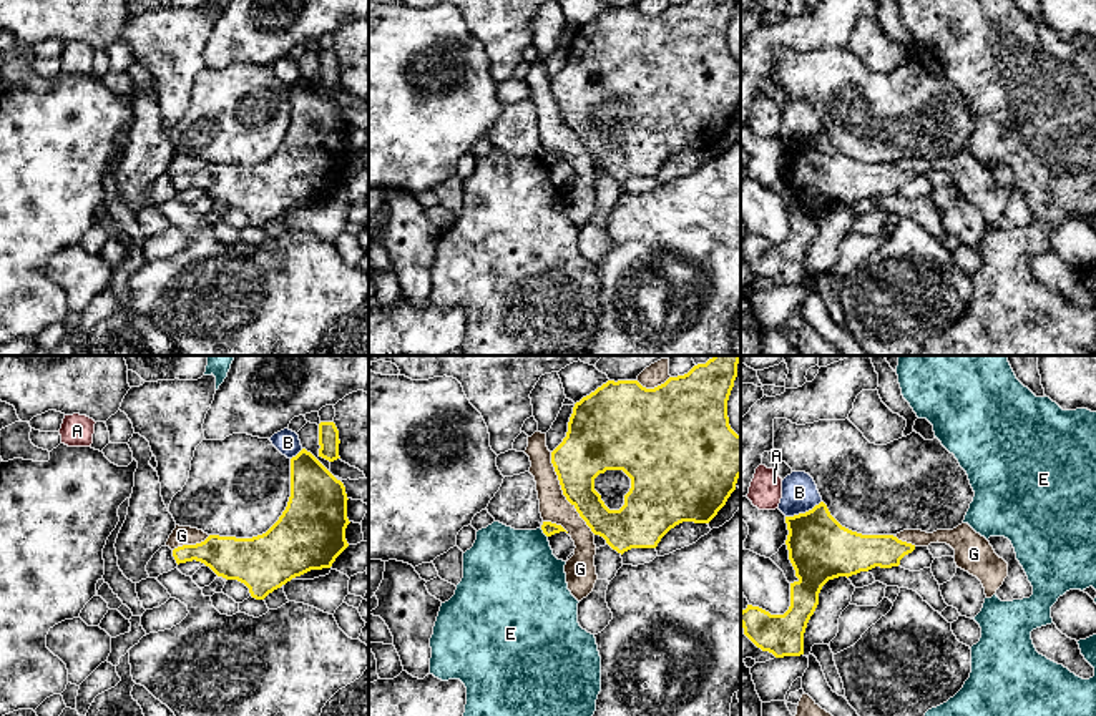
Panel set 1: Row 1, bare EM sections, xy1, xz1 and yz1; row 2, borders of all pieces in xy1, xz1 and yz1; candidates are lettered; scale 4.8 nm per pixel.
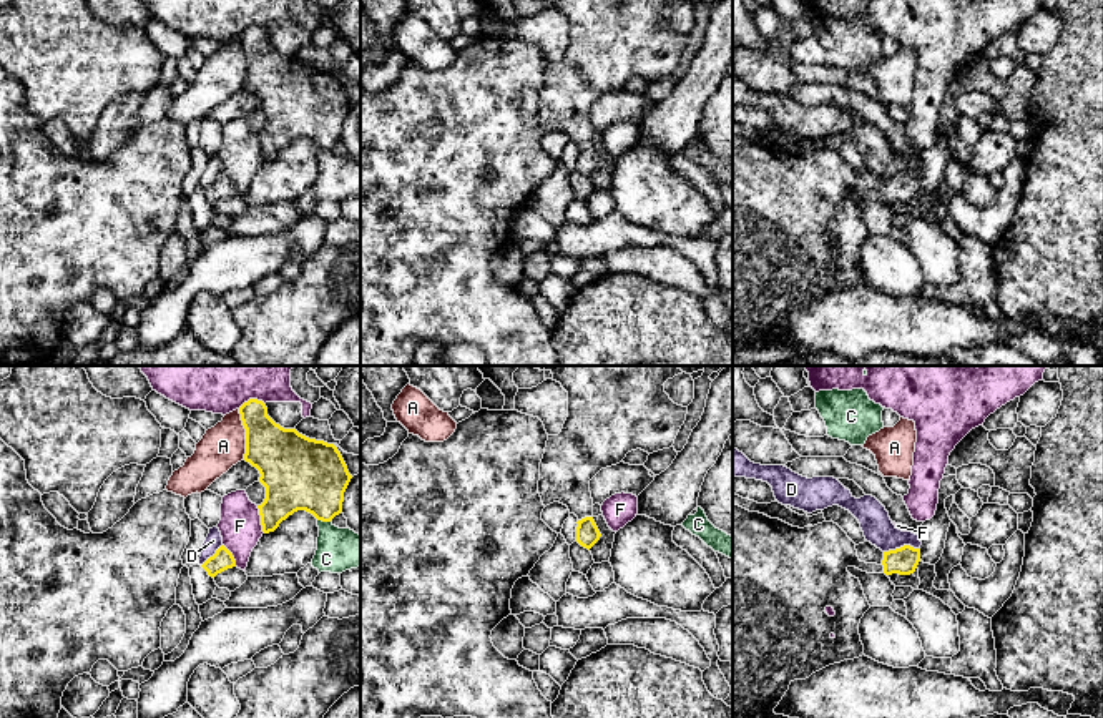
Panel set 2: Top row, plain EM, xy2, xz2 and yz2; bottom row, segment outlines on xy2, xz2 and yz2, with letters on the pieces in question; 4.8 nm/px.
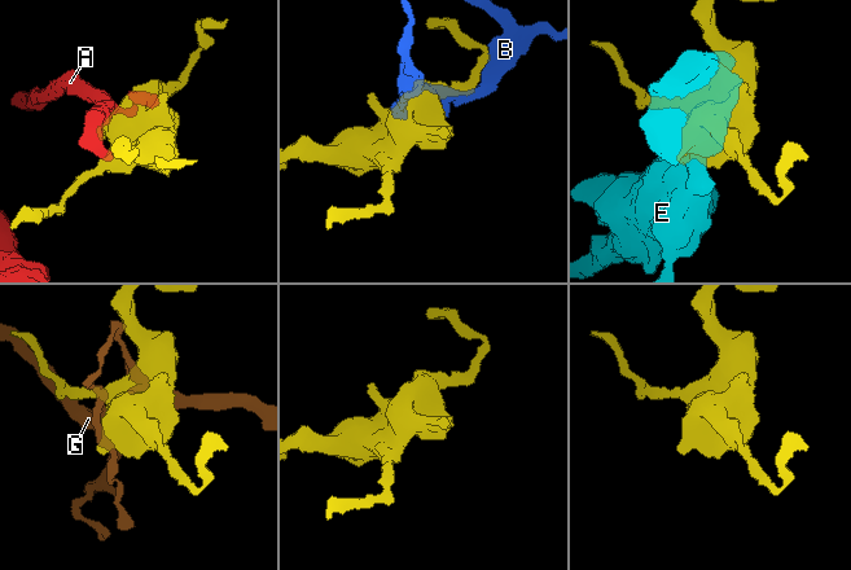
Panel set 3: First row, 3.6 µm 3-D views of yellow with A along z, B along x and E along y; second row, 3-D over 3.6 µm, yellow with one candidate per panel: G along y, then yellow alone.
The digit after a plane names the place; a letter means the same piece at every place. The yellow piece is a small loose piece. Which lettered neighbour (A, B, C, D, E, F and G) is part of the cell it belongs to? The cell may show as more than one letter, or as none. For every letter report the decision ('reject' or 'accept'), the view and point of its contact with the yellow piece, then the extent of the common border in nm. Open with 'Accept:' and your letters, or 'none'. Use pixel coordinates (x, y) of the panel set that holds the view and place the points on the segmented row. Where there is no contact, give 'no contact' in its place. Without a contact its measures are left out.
Accept: none
A: reject; contact xy2 (246, 434); length 260 nm
B: reject; contact yz1 (802, 514); length 190 nm
C: reject; contact xy2 (324, 521); length 70 nm
D: reject; contact yz2 (901, 547); length 180 nm
E: reject; contact xz1 (543, 532); length 60 nm
F: reject; contact xy2 (261, 519); length 140 nm
G: reject; contact xz1 (563, 494); length 460 nm

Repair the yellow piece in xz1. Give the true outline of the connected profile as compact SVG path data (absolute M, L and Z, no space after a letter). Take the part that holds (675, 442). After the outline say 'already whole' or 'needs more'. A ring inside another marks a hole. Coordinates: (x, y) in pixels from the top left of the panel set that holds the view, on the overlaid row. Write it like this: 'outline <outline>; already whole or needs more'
outline M714 356L654 389L638 380L608 380L575 404L566 437L551 452L551 463L566 500L618 553L656 548L683 522L709 523L736 490L741 435L729 425L727 400L737 364L739 356ZM606 470L623 470L631 478L619 510L609 510L594 490L594 478Z; already whole

